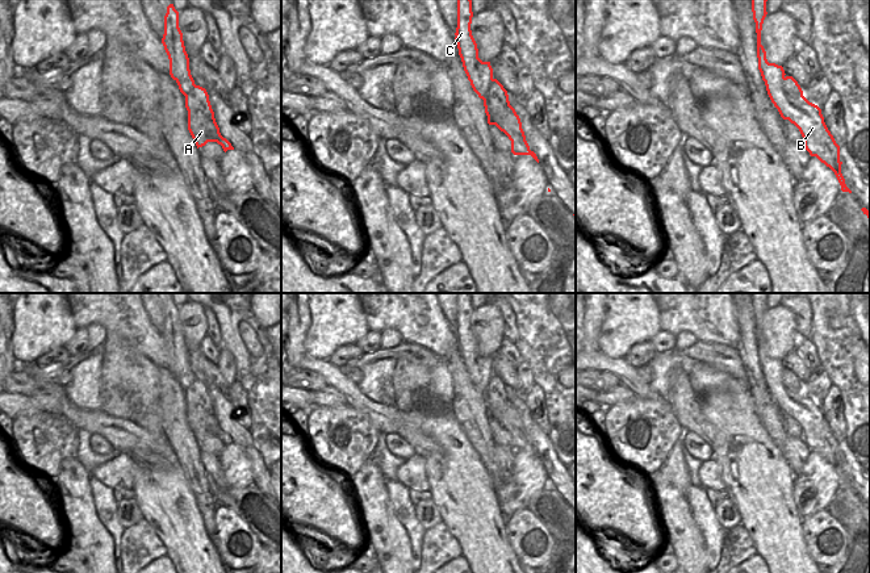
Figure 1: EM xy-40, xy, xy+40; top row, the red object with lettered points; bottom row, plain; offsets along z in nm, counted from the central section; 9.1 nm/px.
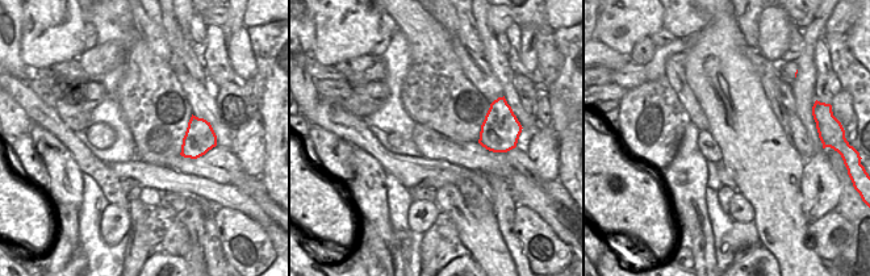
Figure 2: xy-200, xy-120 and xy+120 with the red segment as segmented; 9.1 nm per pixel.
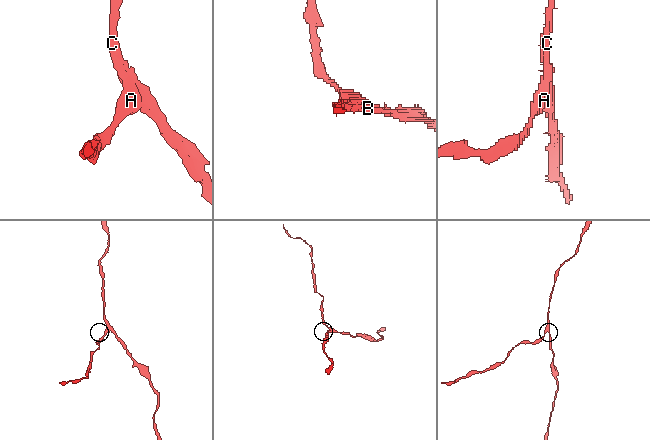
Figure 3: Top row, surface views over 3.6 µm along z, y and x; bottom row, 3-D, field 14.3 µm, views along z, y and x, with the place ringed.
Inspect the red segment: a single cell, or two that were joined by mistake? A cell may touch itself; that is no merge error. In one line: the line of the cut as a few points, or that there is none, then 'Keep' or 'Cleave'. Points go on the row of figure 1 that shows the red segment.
Split along xy+40 (785, 78), (783, 95), (787, 107), (782, 117). Cleave

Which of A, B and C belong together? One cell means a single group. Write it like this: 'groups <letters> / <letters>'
groups A / B C

